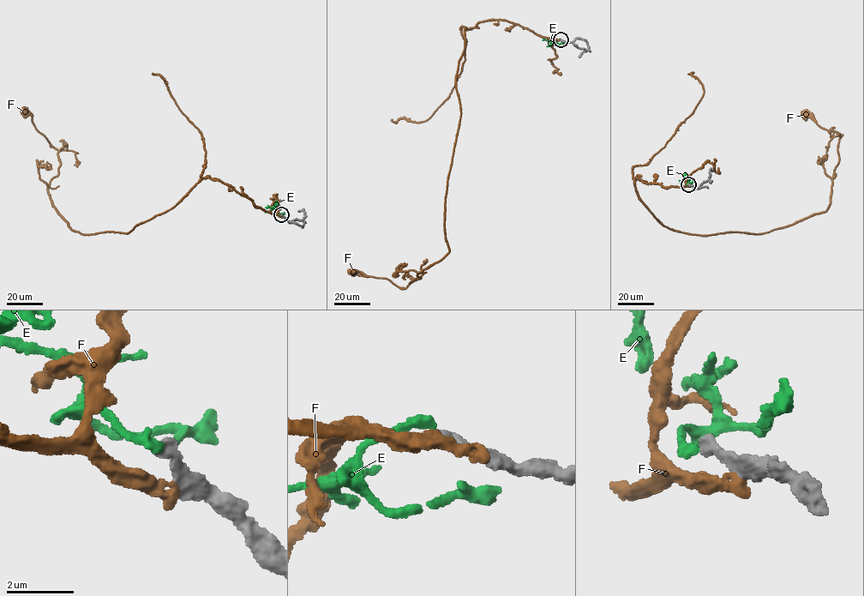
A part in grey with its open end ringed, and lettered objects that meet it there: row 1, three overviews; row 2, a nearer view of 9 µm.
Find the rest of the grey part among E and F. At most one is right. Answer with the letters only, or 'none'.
none

